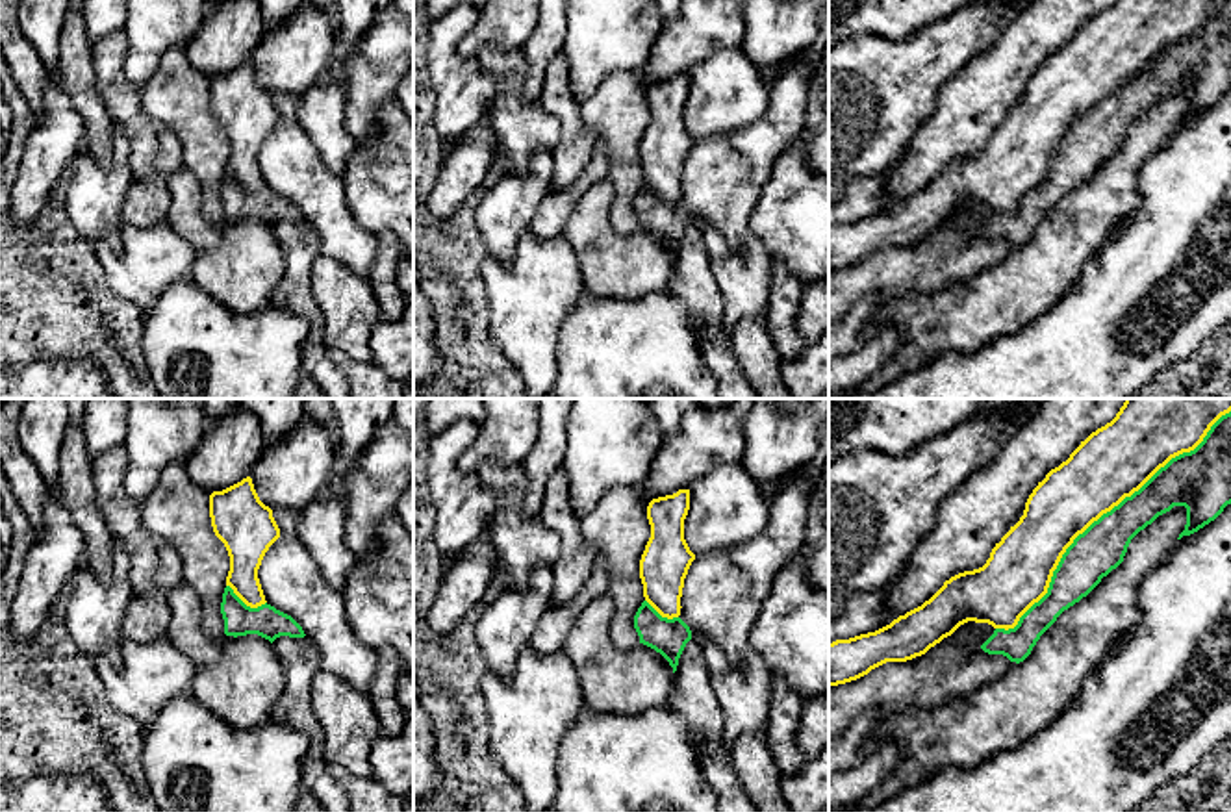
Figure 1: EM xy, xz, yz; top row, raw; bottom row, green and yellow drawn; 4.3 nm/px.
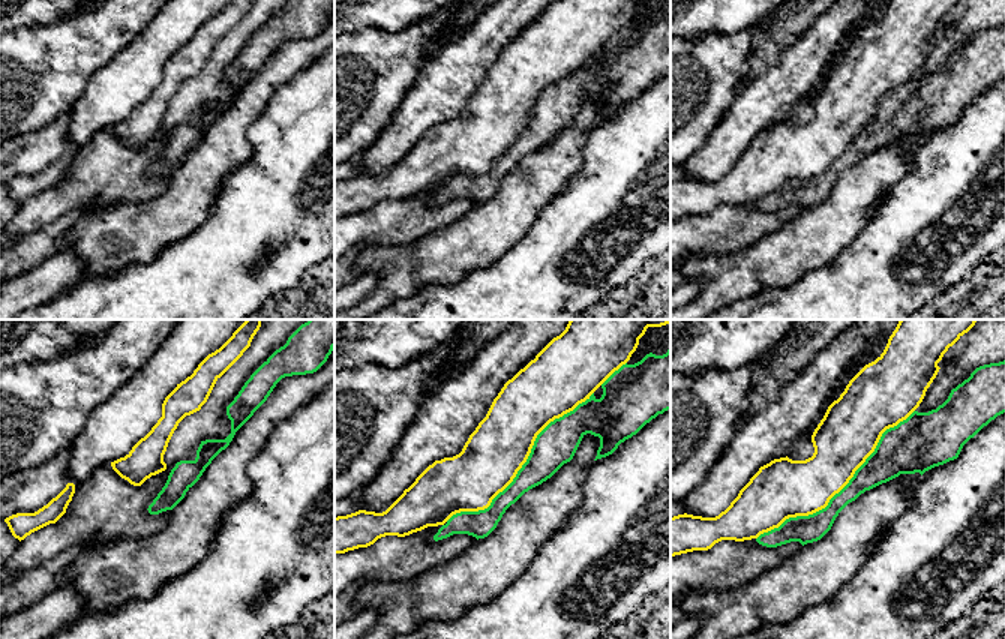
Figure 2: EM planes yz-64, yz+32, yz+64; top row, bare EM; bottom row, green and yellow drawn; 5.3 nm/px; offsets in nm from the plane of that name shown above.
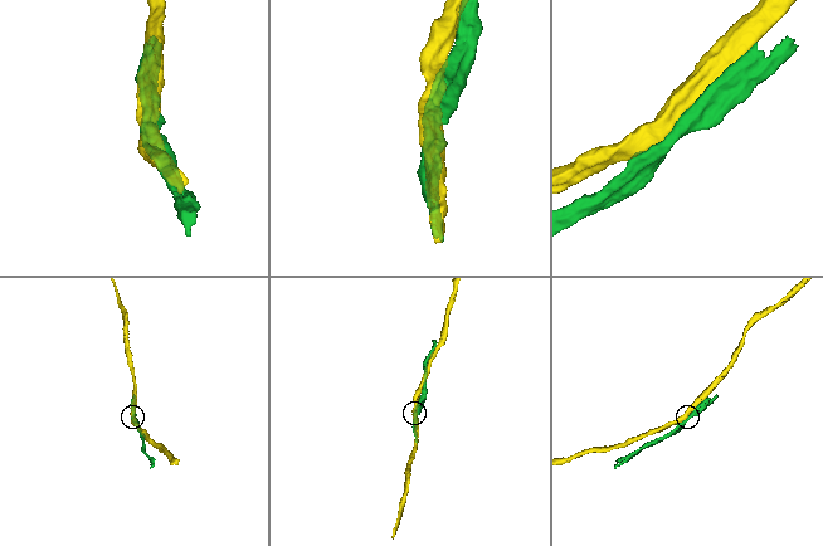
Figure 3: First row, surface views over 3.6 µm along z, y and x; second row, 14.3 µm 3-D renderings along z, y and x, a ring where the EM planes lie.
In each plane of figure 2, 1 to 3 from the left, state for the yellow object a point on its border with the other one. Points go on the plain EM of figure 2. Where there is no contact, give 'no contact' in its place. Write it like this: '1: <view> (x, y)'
1: no contact
2: yz+32 (524, 128)
3: yz+64 (842, 153)

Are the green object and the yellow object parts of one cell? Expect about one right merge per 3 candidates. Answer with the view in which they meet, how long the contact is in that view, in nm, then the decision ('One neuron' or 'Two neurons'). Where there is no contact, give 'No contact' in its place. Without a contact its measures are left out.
Touches green in yz. Shared border 1350 nm. Two neurons

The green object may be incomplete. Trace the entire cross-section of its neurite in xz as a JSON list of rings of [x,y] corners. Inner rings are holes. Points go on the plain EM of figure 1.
[[[643,185],[634,200],[634,213],[640,221],[640,228],[660,237],[675,258],[682,235],[692,224],[690,211],[680,202],[662,202],[647,185]]]

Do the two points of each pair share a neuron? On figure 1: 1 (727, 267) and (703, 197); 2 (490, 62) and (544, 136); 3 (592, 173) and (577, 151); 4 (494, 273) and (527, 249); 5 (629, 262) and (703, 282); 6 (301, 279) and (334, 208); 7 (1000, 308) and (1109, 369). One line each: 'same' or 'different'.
1: same
2: same
3: different
4: same
5: different
6: different
7: different

